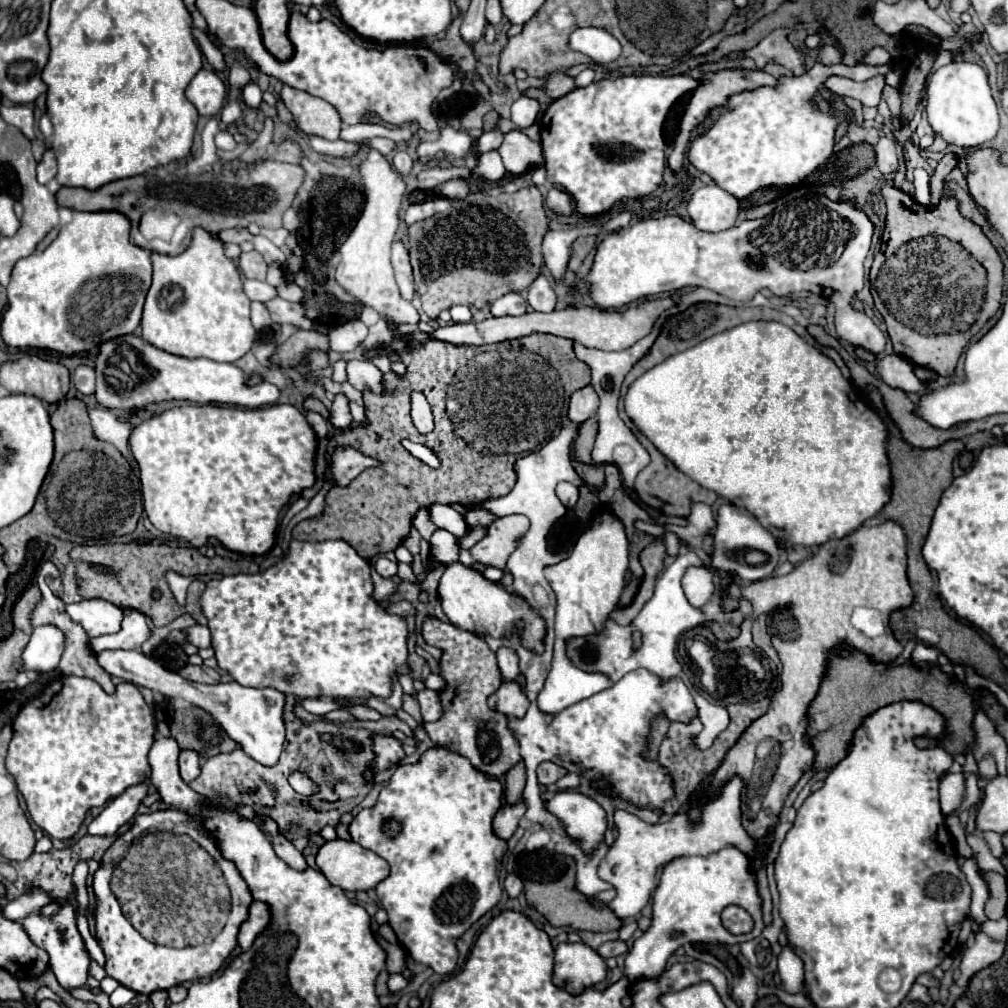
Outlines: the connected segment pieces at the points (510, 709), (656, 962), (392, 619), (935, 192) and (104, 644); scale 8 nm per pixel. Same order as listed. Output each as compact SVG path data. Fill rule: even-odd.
M513 680L513 682L505 682L499 686L497 692L493 692L489 696L489 708L503 712L505 716L525 716L527 708L529 708L529 700L525 698L525 692L521 690L521 686Z
M725 846L709 856L681 856L671 860L659 880L653 896L653 920L649 930L635 940L625 958L625 976L629 980L657 978L665 970L667 958L687 942L705 944L743 944L757 938L763 932L761 918L761 894L757 886L757 874L749 870L749 856L735 846ZM729 904L745 908L755 926L751 934L733 936L721 924L721 910Z
M291 540L289 554L265 570L263 574L235 574L235 576L223 576L223 578L213 578L207 582L205 592L201 594L201 606L203 614L209 620L209 630L213 634L213 650L215 658L221 670L227 670L241 686L275 686L277 690L285 694L295 694L301 698L319 698L319 696L329 696L329 698L341 698L341 700L355 700L355 698L369 698L369 696L389 696L391 694L391 676L399 672L409 672L407 670L407 624L403 618L387 614L377 602L371 598L373 592L373 582L371 582L371 568L369 564L359 558L359 554L343 540L325 540L325 542L299 542Z
M945 154L937 168L935 168L935 174L931 176L931 206L935 206L943 194L943 166L945 166L945 160L957 160L953 154Z
M131 610L122 620L121 630L115 634L103 634L89 640L93 652L101 652L107 648L123 648L123 650L137 650L149 638L149 626L145 616L137 610Z

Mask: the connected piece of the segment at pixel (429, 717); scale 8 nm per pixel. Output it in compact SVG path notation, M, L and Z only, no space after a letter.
M423 690L417 694L419 704L421 704L421 714L425 722L433 722L441 716L441 704L439 704L439 694L433 690Z

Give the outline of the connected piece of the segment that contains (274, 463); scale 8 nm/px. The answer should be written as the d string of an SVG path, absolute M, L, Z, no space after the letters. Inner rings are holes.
M211 404L177 406L139 424L131 432L129 444L139 464L147 518L159 532L183 538L197 548L209 538L217 538L233 552L265 554L275 542L281 508L293 494L315 484L317 438L305 416L289 404L257 410Z

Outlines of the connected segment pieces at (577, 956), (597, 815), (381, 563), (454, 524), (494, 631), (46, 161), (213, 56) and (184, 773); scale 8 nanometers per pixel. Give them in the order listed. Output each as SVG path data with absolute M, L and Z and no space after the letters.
M565 942L555 948L553 980L571 994L579 994L583 988L603 982L605 976L607 964L589 944Z
M557 792L549 802L547 810L559 816L565 824L565 830L573 838L581 838L585 852L591 852L607 830L607 818L601 804L581 792Z
M379 556L377 562L375 562L375 570L377 574L381 574L383 578L393 578L397 574L397 562L391 562L387 560L385 556Z
M433 504L429 506L429 518L437 528L445 528L455 536L465 536L467 528L465 528L465 518L453 510L449 504Z
M451 564L451 568L447 568L439 580L437 594L439 594L445 616L457 628L463 628L463 630L469 630L475 634L489 634L489 636L501 638L501 636L511 634L507 630L507 624L519 622L525 628L525 632L523 632L525 646L529 646L537 652L543 652L541 640L545 636L545 622L539 618L539 614L519 596L513 596L513 594L505 592L497 582L487 580L479 570L465 566L465 564Z
M47 148L39 166L37 166L37 180L41 184L47 184L57 176L57 154L53 148Z
M193 28L193 34L195 34L195 38L197 38L197 42L199 42L199 46L201 46L201 50L203 50L205 58L207 58L207 62L209 62L215 70L219 70L219 72L227 70L227 64L225 64L225 58L223 58L223 54L221 54L221 50L211 44L211 40L207 38L207 34L203 34L203 32L197 30L197 28Z
M181 750L181 754L179 754L179 772L181 772L181 778L185 782L191 782L191 780L195 780L201 774L199 760L201 760L199 752L195 752L195 750Z

